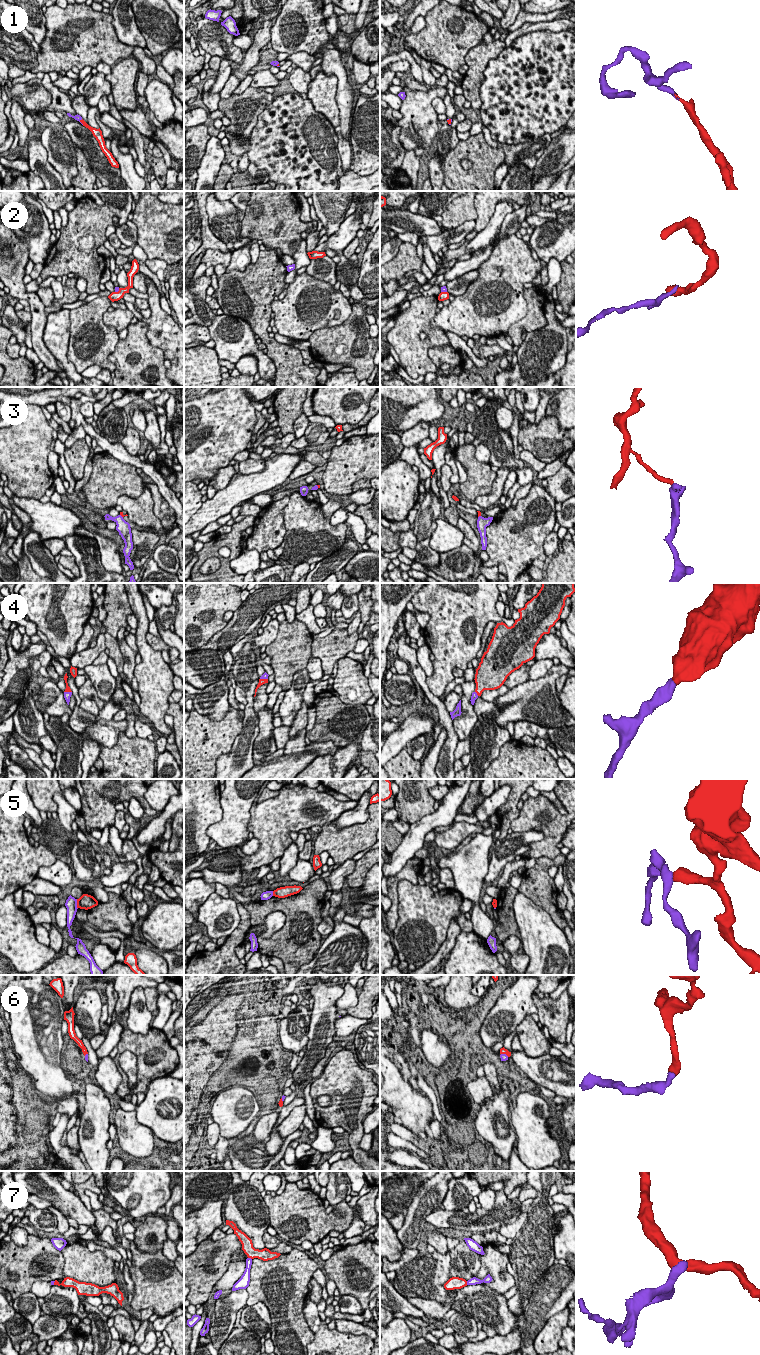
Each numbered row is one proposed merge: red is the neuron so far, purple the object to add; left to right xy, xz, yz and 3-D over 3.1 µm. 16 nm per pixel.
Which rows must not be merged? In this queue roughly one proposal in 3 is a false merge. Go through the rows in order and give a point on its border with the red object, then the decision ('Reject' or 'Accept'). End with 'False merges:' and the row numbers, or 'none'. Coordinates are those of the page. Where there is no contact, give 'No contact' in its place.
1: Touches red at xy (81, 122). Accept
2: Touches red at xy (118, 291). Reject
3: Touches red at xy (121, 515). Reject
4: Touches red at xy (68, 691). Accept
5: Touches red at xy (77, 904). Reject
6: Touches red at yz (505, 1053). Accept
7: Touches red at xz (250, 1257). Reject
False merges: 2, 3, 5, 7

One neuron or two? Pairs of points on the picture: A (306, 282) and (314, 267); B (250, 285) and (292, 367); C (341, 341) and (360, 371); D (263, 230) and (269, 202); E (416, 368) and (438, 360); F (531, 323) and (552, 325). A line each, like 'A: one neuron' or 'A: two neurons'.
A: two neurons
B: one neuron
C: one neuron
D: one neuron
E: two neurons
F: two neurons

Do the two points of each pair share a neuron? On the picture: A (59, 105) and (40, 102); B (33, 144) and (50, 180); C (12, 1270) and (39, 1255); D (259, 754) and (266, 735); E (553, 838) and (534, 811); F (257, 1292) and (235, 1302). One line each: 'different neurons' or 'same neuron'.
A: different neurons
B: same neuron
C: same neuron
D: same neuron
E: same neuron
F: different neurons

